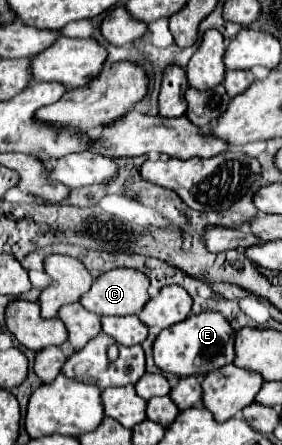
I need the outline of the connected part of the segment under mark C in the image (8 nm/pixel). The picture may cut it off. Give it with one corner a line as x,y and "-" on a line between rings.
114,268
114,270
108,270
104,274
100,274
92,288
80,296
80,304
86,306
90,312
98,314
98,316
130,316
130,314
138,314
144,304
148,302
148,286
150,286
150,280
138,272
138,270
132,270
132,268

